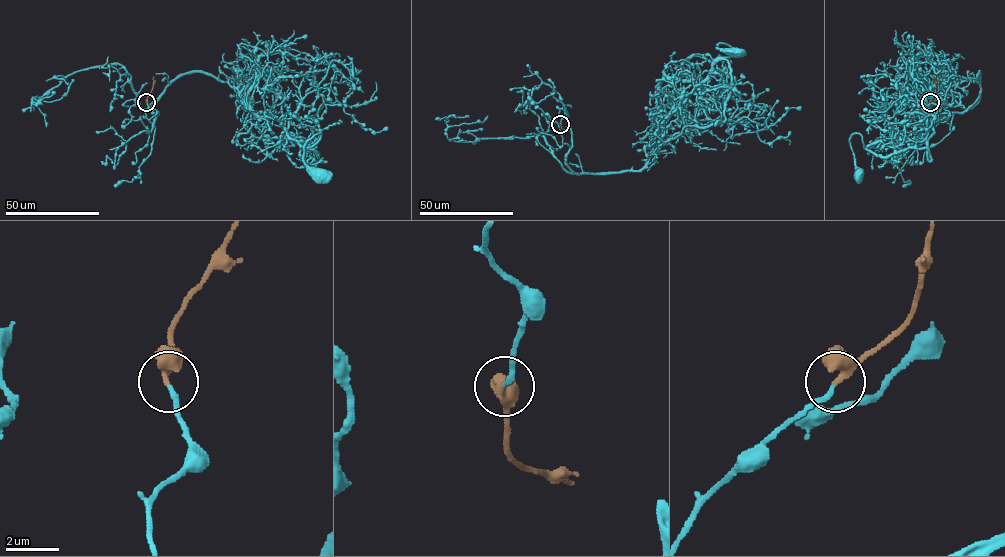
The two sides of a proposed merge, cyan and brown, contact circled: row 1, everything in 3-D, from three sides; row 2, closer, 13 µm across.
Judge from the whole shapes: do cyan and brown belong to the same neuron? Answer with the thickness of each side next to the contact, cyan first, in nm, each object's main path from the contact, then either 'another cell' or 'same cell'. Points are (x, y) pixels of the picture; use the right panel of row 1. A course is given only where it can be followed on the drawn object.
200/280 nm | cyan via (930, 102), (918, 123), (965, 111), (980, 72), (894, 101), (885, 139), (865, 147), (854, 133), (857, 173) | brown via (930, 102), (937, 94), (937, 76) | same cell

